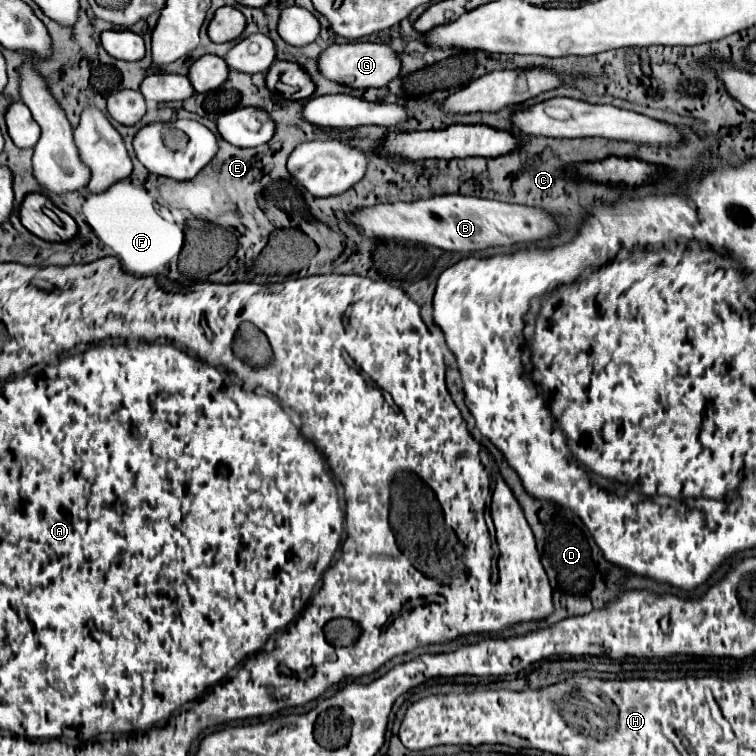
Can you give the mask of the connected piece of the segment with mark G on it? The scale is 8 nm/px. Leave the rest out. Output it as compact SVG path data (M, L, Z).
M354 42L354 44L332 44L318 58L320 74L336 84L344 84L350 88L366 90L366 88L382 88L400 72L398 56L384 44L372 42Z

